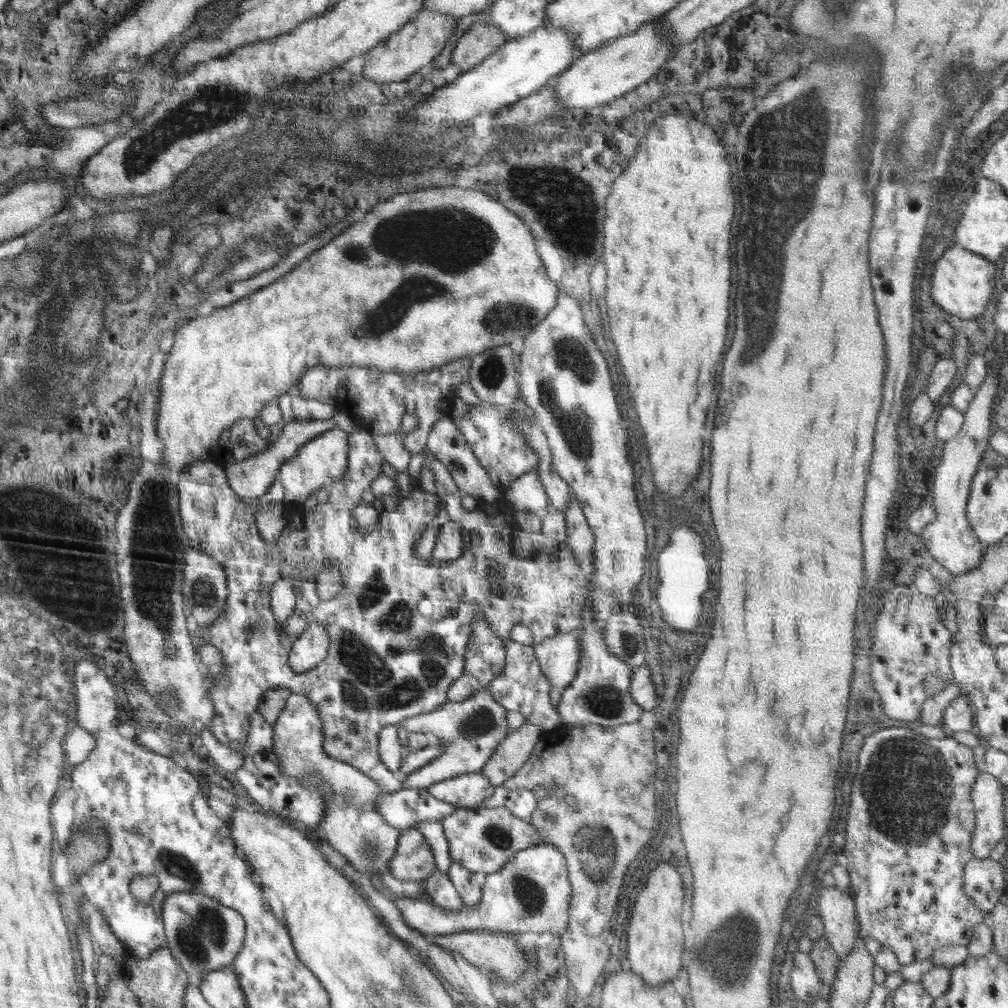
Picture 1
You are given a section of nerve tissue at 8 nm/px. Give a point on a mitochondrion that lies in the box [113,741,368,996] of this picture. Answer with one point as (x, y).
(206, 932)

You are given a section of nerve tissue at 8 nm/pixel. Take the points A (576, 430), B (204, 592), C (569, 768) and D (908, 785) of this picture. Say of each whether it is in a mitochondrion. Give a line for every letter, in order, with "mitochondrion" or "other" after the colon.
A: mitochondrion
B: mitochondrion
C: other
D: mitochondrion

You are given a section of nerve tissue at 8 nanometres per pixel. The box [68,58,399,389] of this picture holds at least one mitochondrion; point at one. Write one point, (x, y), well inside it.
(208, 106)

